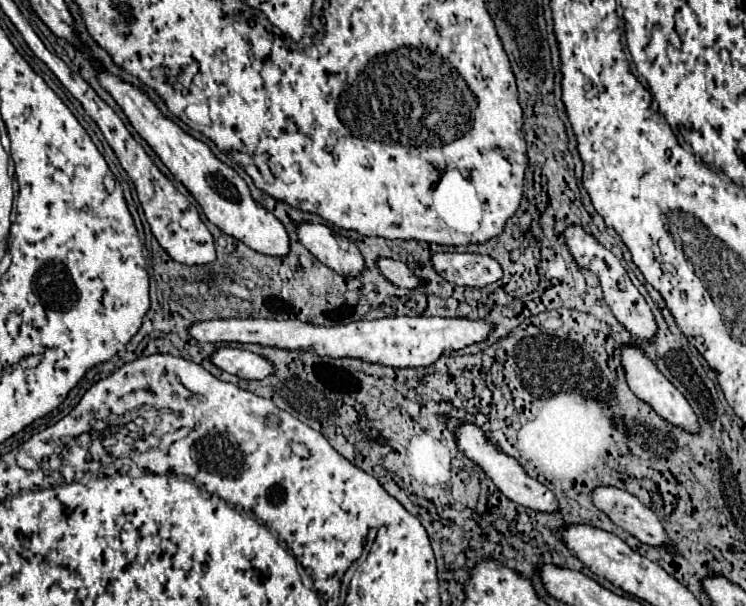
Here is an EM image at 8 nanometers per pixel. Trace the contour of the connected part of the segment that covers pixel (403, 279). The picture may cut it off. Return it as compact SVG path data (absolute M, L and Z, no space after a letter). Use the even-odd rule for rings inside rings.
M378 259L378 269L396 287L402 287L402 289L418 289L422 285L420 279L416 279L416 275L412 271L408 271L406 263L402 263L402 261Z

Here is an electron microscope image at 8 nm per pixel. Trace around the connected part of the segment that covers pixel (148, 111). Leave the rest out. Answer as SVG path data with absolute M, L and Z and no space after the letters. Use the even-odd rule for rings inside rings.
M98 73L100 85L114 97L114 101L120 105L120 109L126 113L130 125L136 129L136 133L154 149L154 153L160 157L160 161L170 169L170 173L192 193L192 197L200 203L204 215L208 221L212 221L220 231L232 235L234 239L242 241L244 245L252 247L258 253L270 255L270 257L284 257L290 251L290 239L284 229L284 225L264 207L256 205L248 185L244 179L228 165L218 161L214 153L204 145L202 141L194 139L186 131L182 131L174 121L166 119L154 103L136 87L122 83L110 73Z

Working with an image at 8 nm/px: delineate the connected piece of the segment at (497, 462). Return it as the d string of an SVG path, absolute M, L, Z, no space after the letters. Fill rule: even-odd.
M454 419L448 421L448 427L456 433L456 439L458 439L458 447L460 451L466 453L466 457L470 457L478 467L482 467L482 471L494 481L494 485L514 503L522 505L522 507L528 507L532 511L542 511L542 513L554 513L554 511L560 511L560 503L558 499L554 497L554 493L550 489L546 489L542 483L538 483L536 479L528 477L526 471L520 467L520 463L508 455L504 455L502 451L498 451L482 433L482 429L478 429L476 425L470 425L470 423L464 423L464 425L458 425Z

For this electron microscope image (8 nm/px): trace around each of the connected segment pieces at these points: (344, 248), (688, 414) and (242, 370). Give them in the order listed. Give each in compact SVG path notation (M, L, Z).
M300 223L298 239L320 263L346 279L354 279L364 271L364 259L358 247L322 223Z
M628 345L622 351L622 365L626 369L626 381L632 389L632 393L636 397L640 397L642 401L646 401L660 417L664 417L668 423L680 427L686 433L700 433L700 425L698 425L698 417L692 411L692 407L688 405L686 397L656 369L656 365L636 347L636 345Z
M232 347L218 349L212 355L212 363L226 373L238 375L240 379L254 379L254 381L266 379L276 371L274 363L270 363L262 355L256 355L246 349L232 349Z

